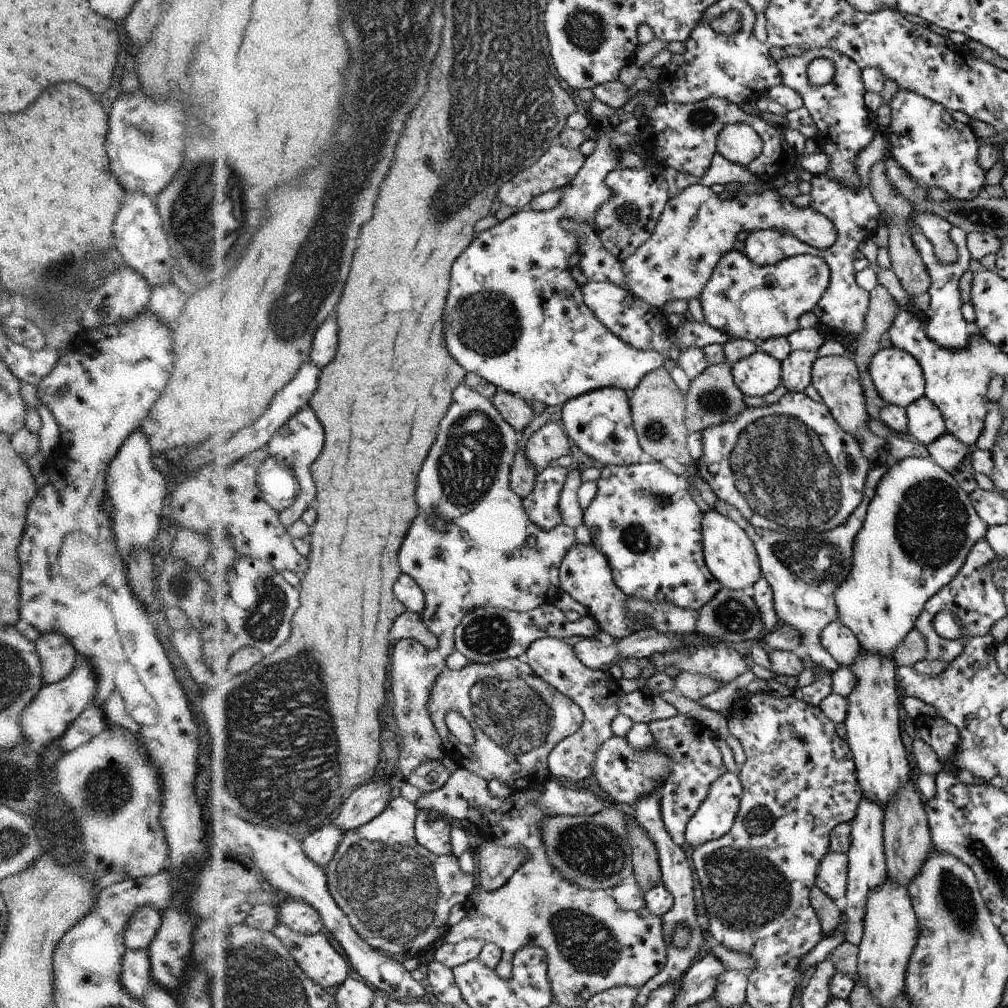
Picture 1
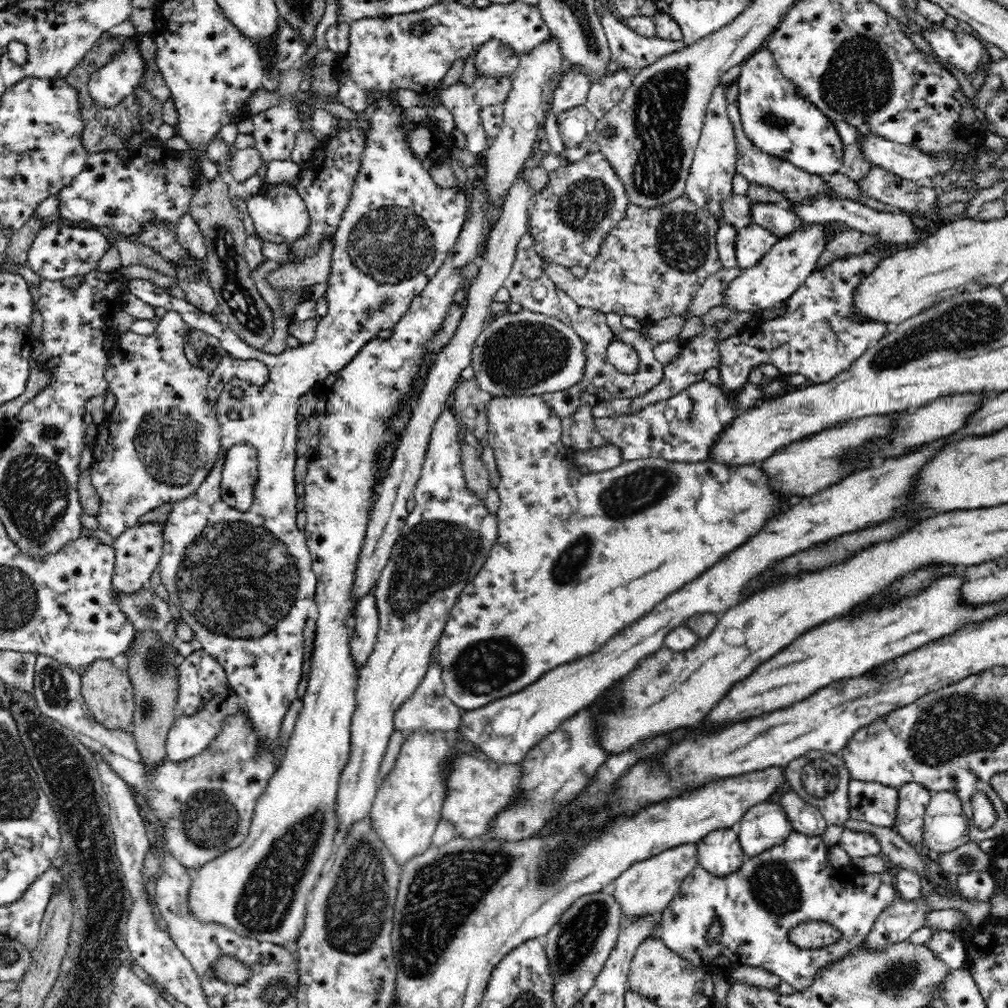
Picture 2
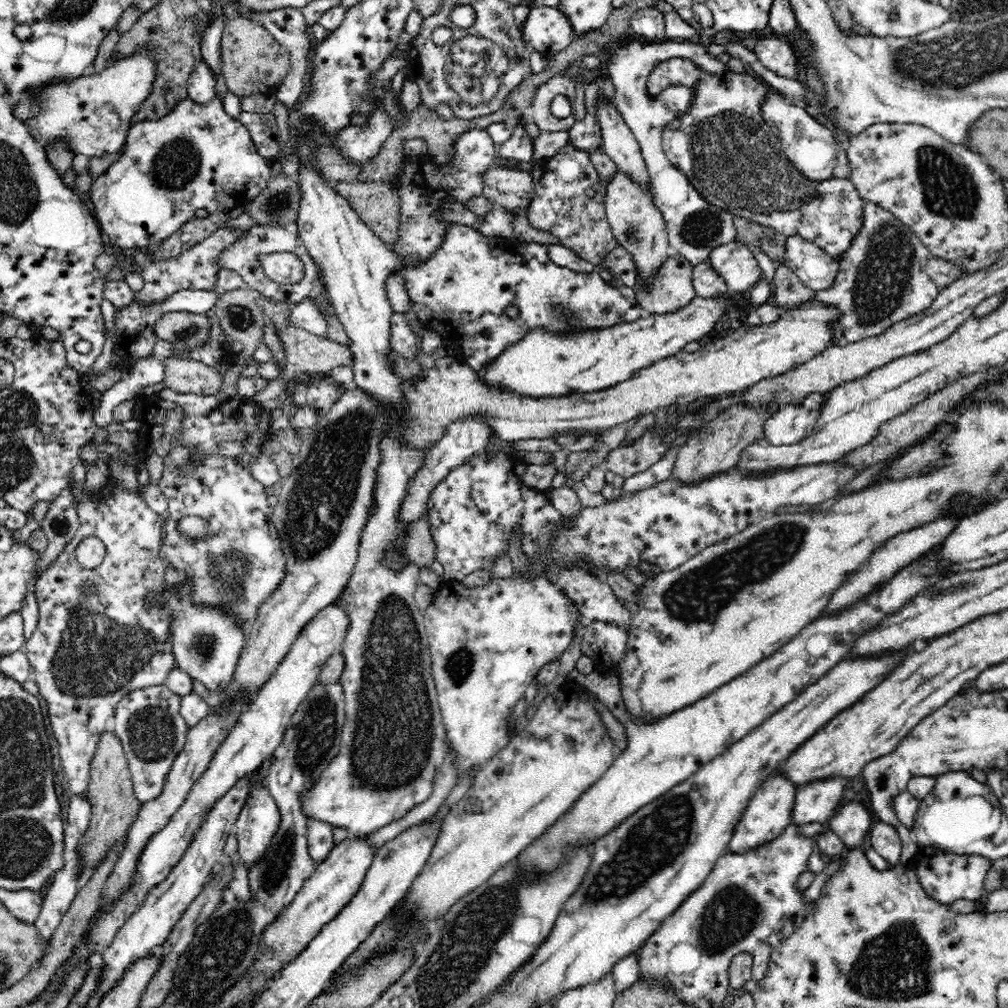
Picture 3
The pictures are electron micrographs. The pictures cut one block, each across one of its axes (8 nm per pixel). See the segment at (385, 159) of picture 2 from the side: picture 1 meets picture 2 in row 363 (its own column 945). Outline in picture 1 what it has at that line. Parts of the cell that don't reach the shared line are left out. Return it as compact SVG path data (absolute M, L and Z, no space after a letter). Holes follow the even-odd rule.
M952 227L950 230L950 239L955 246L955 253L958 260L954 264L942 264L940 258L934 250L934 245L924 236L924 233L915 228L911 232L912 242L918 250L918 254L922 257L928 274L930 274L931 284L927 292L930 295L930 308L924 315L927 317L926 336L930 336L930 340L934 340L934 344L940 344L942 348L950 348L950 350L964 350L968 348L968 340L971 336L971 330L968 323L962 316L962 300L960 300L959 281L962 274L969 269L970 259L973 258L968 247L968 233L964 232L960 227Z

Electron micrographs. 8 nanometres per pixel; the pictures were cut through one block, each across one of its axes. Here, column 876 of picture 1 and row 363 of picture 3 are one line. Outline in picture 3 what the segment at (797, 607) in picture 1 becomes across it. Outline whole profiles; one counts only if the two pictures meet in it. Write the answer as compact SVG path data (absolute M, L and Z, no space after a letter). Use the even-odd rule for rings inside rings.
M454 223L444 234L440 248L423 263L408 265L401 270L404 286L410 297L410 310L418 317L423 330L435 330L441 336L442 344L454 351L456 358L468 363L474 371L480 372L497 356L503 354L507 346L522 340L522 337L536 327L552 333L567 333L577 330L608 328L617 324L631 323L645 315L639 305L634 288L629 286L608 286L605 275L594 271L590 274L574 272L554 264L549 259L546 248L541 243L510 246L506 241L483 236L471 226ZM496 248L502 252L496 256ZM512 248L514 260L512 260ZM498 258L498 272L496 272ZM509 305L515 305L517 315L504 314Z

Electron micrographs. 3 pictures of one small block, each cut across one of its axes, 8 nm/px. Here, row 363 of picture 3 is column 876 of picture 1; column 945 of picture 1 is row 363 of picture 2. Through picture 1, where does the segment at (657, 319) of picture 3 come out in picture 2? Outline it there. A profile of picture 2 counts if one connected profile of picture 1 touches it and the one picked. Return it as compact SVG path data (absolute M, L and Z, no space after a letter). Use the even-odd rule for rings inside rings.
M523 309L516 313L507 313L493 318L478 334L471 348L469 365L474 370L477 388L491 396L539 396L546 392L560 392L578 384L584 376L586 353L584 343L572 325L562 323L556 317Z

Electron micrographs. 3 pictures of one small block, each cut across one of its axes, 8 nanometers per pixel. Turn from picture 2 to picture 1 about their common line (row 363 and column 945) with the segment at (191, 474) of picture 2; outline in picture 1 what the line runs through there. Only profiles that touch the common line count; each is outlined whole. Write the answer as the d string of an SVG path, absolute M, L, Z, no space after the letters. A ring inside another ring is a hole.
M900 88L889 105L891 157L916 184L924 190L941 188L954 200L974 200L983 194L987 171L981 166L978 137L969 124L954 120L942 104Z

